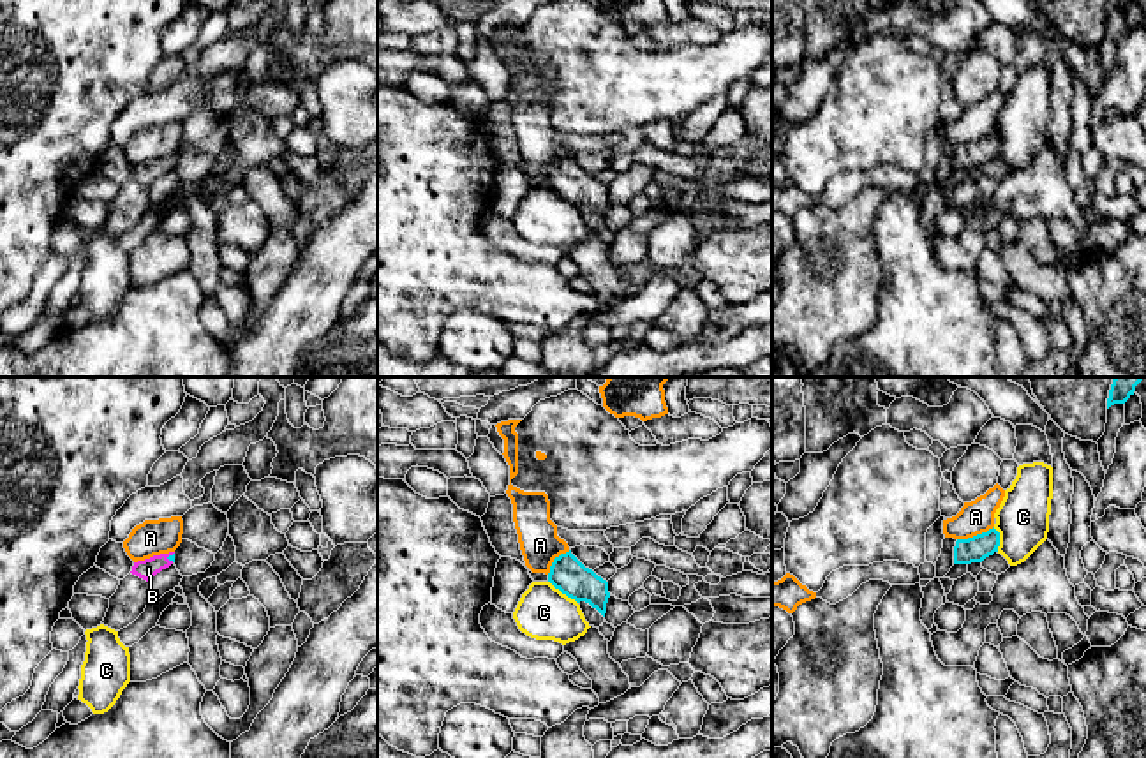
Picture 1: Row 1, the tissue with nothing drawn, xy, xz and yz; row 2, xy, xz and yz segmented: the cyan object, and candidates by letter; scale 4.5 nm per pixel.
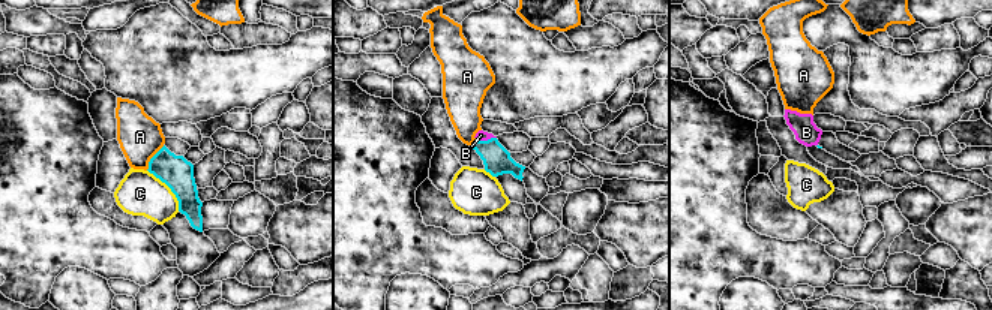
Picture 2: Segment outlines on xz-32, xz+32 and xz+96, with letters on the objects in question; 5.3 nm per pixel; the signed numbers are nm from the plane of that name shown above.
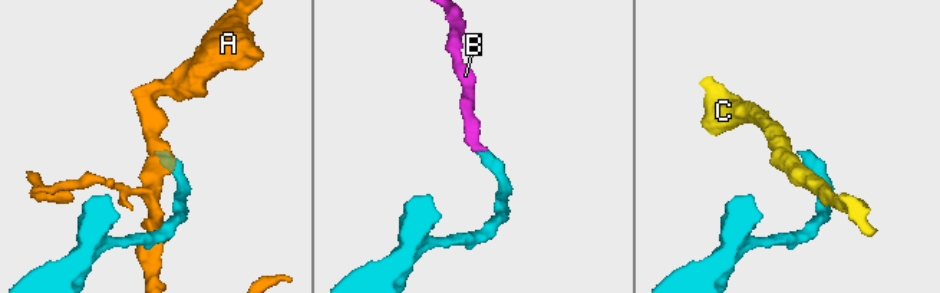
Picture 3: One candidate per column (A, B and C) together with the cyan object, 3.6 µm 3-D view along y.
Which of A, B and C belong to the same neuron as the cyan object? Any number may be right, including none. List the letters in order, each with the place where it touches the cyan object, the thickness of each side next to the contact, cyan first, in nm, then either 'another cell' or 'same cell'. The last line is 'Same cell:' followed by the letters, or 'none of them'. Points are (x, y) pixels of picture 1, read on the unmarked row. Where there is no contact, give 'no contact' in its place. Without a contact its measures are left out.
A: meets cyan in yz at (977, 140); 120 nm thick on the cyan side, 150 nm on the other; another cell
B: meets cyan in xy at (168, 163); 30 nm thick on the cyan side, 90 nm on the other; same cell
C: meets cyan in xz at (563, 198); 160 nm thick on the cyan side, 240 nm on the other; another cell
Same cell: B

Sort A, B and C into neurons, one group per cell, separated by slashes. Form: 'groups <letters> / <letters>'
groups A / B / C

